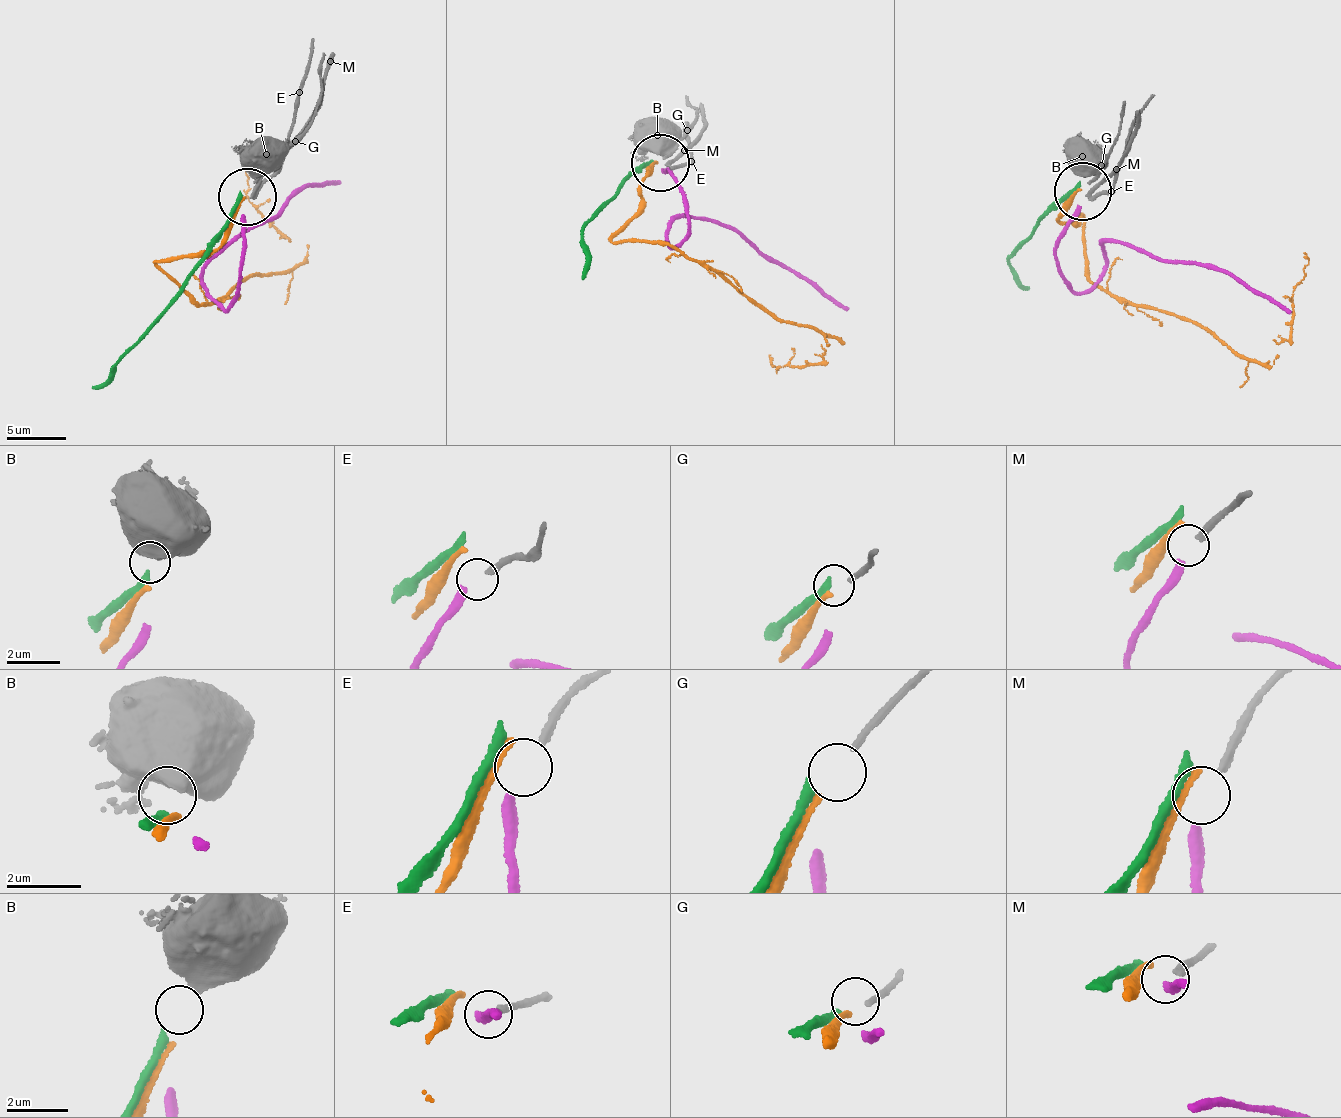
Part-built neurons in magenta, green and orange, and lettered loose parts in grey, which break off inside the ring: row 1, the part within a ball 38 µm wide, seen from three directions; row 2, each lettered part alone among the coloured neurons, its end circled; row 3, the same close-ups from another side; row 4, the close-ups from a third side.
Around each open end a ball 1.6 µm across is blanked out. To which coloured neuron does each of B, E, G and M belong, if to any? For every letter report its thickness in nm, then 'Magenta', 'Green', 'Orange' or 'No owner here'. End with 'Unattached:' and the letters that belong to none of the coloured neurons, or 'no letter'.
B: Thickness 600 nm. Green
E: Thickness 240 nm. No owner here
G: Thickness 160 nm. Orange
M: Thickness 220 nm. Magenta
Unattached: E

